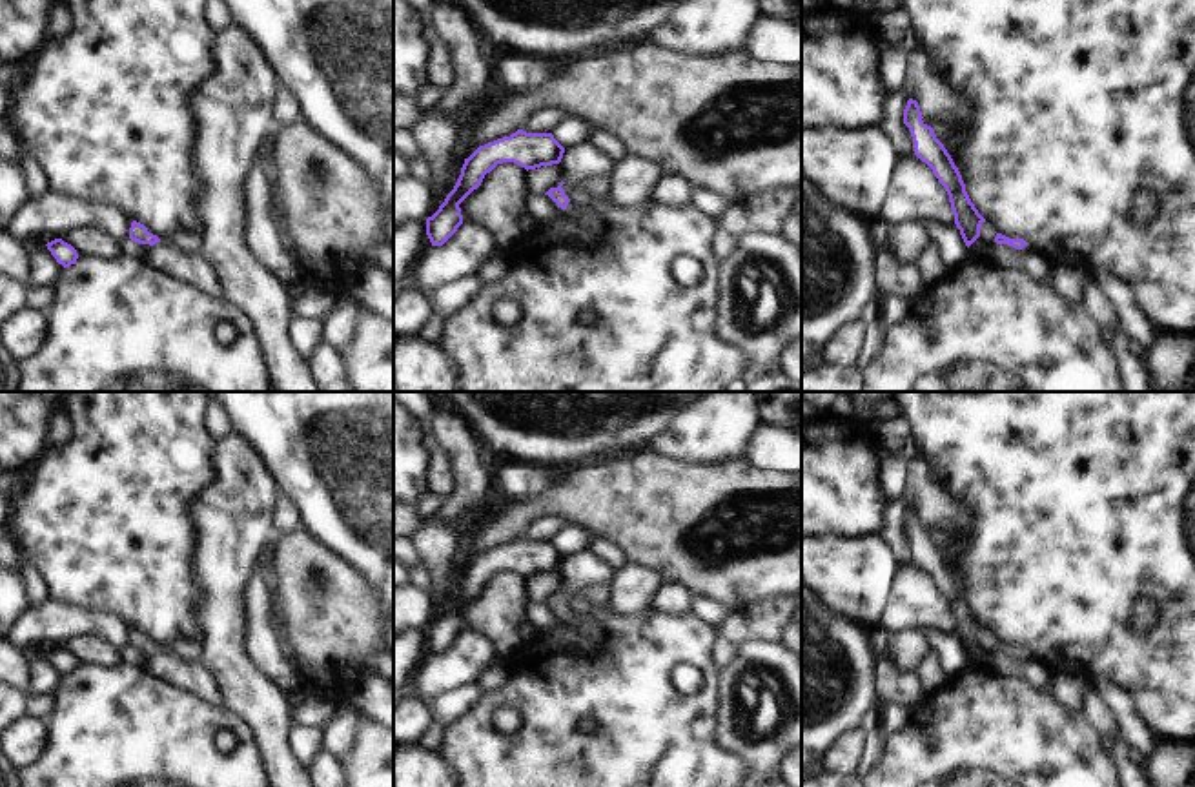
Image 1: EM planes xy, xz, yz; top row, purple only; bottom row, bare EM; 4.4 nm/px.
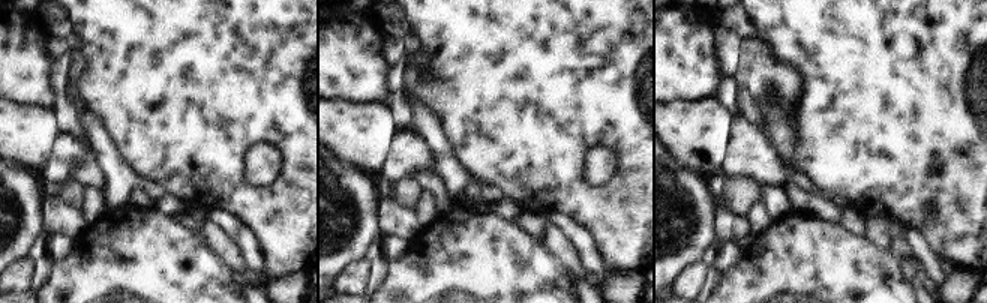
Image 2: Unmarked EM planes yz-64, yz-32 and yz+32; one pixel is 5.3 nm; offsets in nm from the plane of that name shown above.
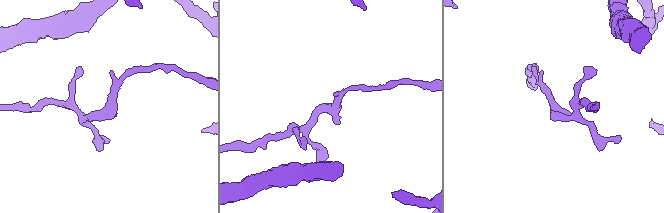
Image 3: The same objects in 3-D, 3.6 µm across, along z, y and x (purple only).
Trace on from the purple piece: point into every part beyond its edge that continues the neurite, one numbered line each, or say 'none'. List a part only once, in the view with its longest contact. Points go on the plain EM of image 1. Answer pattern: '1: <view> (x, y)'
none

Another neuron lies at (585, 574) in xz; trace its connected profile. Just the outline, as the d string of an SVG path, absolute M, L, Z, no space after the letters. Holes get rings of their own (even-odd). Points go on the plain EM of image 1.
M585 550L567 556L559 572L565 577L561 596L572 608L590 598L603 598L618 570Z

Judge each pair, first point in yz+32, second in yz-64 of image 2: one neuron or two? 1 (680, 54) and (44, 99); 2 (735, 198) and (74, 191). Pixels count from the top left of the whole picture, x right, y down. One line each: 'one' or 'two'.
1: one
2: one

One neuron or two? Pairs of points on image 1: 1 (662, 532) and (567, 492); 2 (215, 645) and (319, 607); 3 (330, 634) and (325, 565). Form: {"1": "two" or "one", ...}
{"1": "one", "2": "two", "3": "one"}

